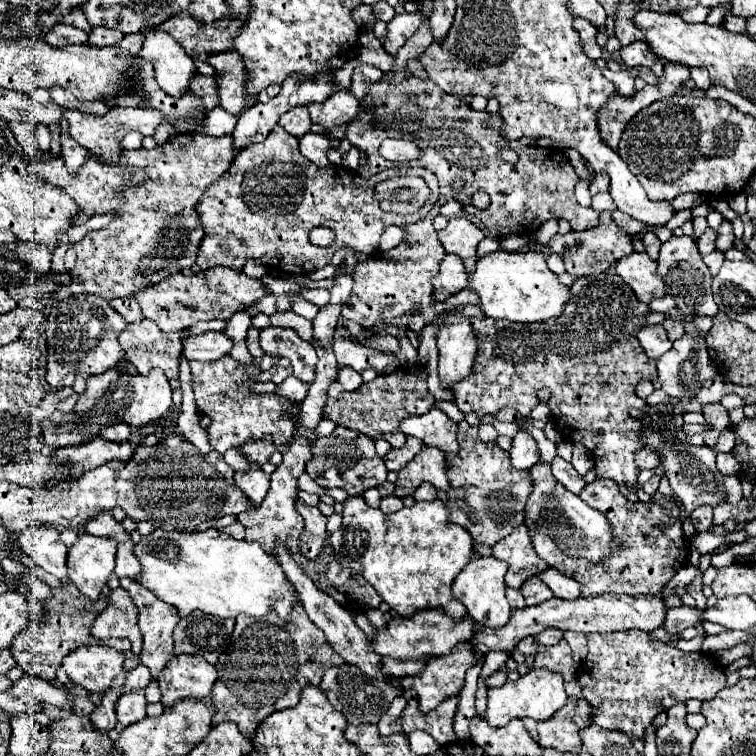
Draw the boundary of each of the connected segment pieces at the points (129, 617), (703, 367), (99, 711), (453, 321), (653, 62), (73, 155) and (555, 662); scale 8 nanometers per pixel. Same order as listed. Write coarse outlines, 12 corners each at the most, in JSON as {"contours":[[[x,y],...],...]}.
{"contours":[[[124,588],[112,592],[92,626],[96,638],[118,636],[136,644],[138,608]],[[694,322],[658,358],[666,394],[690,400],[716,376]],[[128,672],[114,680],[102,702],[90,714],[96,730],[116,726],[118,696],[124,692]],[[452,314],[438,330],[438,376],[446,390],[472,372],[470,320]],[[644,40],[620,48],[626,66],[664,74],[664,62]],[[62,132],[62,160],[70,174],[80,172],[88,148]],[[564,638],[540,650],[534,668],[558,672],[566,682],[578,676],[578,664]]]}

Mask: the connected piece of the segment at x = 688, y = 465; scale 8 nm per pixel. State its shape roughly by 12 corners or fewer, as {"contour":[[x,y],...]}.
{"contour":[[644,406],[642,446],[660,458],[686,512],[724,500],[716,456],[734,448],[732,430],[716,446],[694,446],[682,410]]}

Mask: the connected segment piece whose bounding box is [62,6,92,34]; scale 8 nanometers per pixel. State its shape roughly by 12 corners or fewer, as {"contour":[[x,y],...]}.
{"contour":[[76,6],[68,16],[64,16],[64,24],[92,32],[84,12]]}

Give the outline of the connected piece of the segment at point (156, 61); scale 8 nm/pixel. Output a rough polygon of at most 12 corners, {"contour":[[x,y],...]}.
{"contour":[[148,30],[140,58],[172,98],[190,90],[194,60],[166,32]]}

